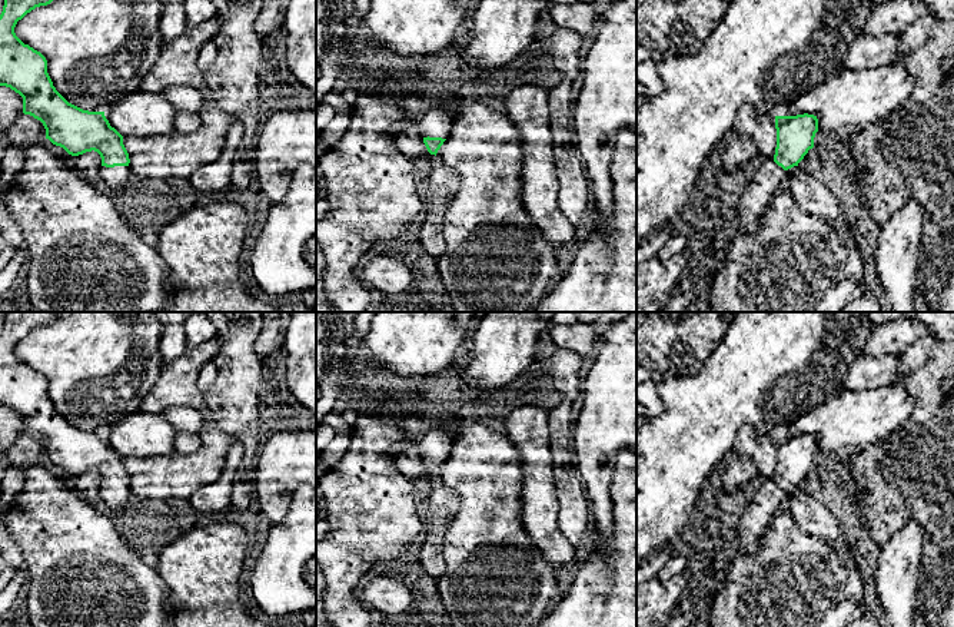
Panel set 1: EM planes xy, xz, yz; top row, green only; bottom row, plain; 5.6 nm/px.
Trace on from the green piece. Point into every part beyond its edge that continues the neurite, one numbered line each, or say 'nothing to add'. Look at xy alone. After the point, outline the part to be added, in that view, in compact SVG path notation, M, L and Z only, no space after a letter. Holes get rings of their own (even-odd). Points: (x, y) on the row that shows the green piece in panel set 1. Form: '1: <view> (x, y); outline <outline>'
1: xy (110, 179); outline M102 166L99 169L97 185L116 199L117 195L123 190L124 185L127 183L130 175L132 172L129 166Z

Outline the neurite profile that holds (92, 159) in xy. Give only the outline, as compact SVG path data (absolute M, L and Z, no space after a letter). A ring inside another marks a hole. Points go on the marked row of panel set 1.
M86 152L83 155L74 156L74 167L79 170L89 170L89 169L100 169L102 167L102 157L97 152Z

